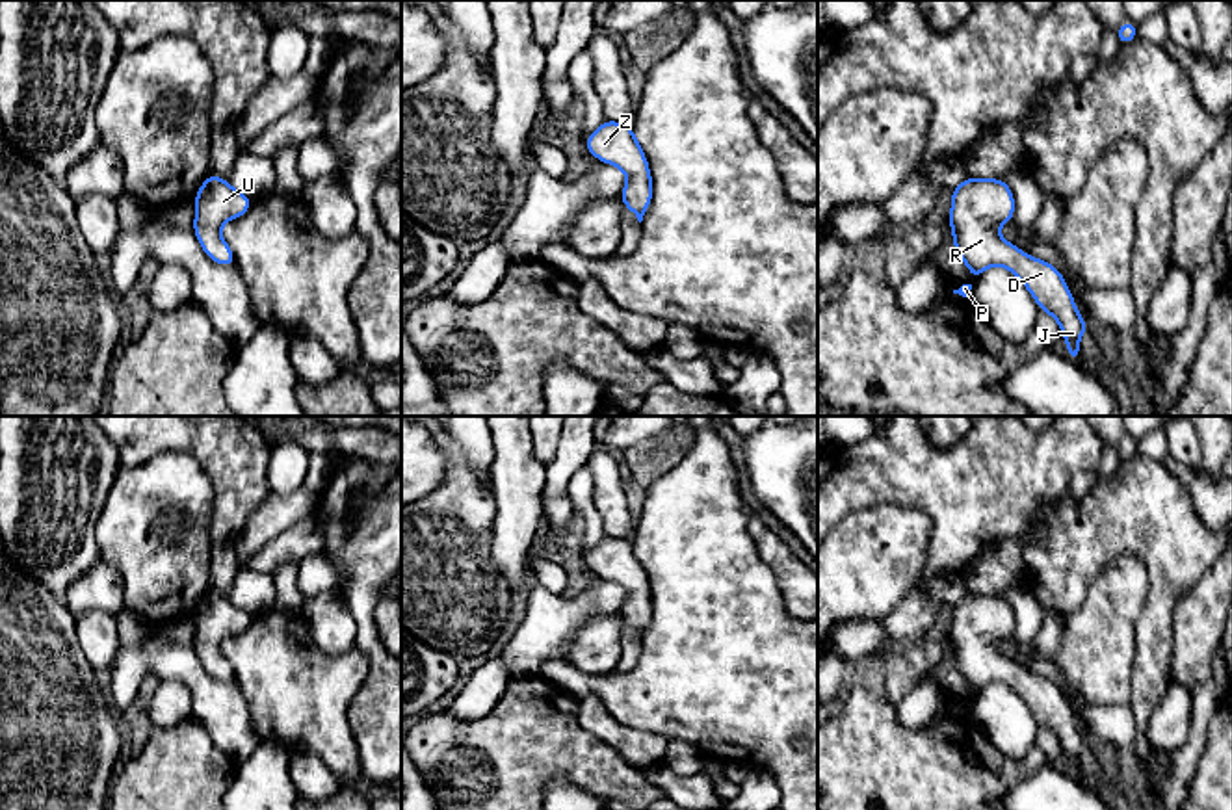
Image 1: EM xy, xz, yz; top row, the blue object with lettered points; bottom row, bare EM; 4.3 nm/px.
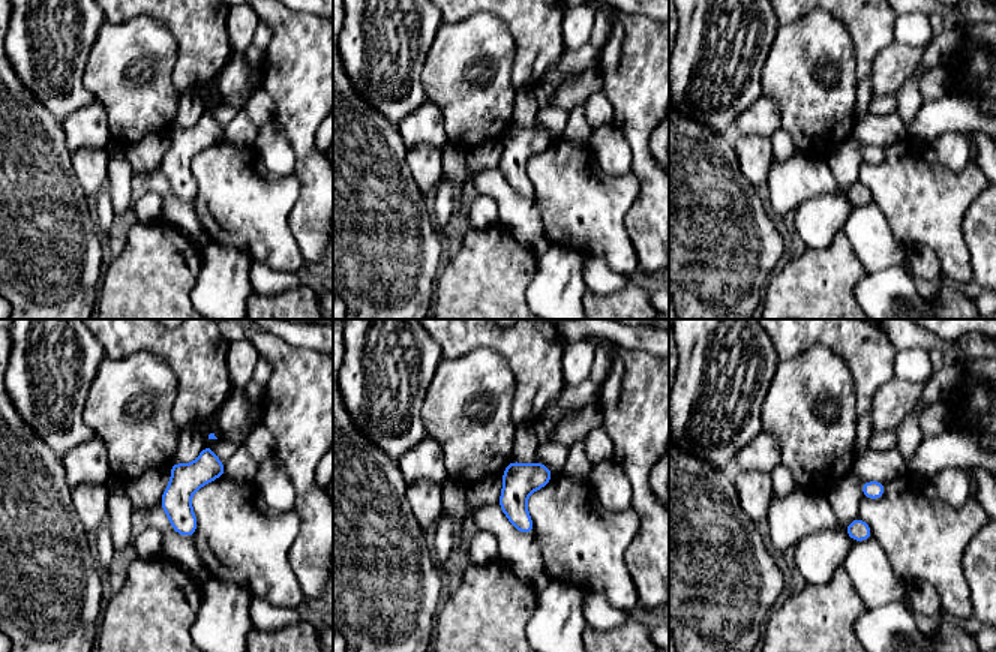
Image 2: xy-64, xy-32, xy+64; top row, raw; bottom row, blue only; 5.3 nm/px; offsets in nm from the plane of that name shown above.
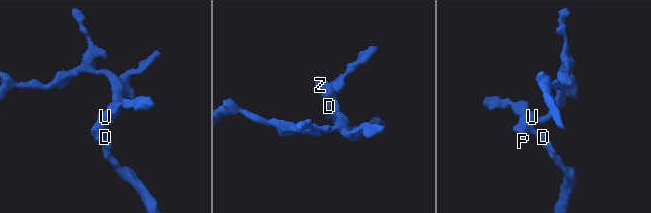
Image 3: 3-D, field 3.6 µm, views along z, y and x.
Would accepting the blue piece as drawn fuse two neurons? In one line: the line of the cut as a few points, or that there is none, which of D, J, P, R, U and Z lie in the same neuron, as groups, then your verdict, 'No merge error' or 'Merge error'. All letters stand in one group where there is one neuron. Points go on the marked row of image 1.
No split. Groups: D J P R U Z. No merge error

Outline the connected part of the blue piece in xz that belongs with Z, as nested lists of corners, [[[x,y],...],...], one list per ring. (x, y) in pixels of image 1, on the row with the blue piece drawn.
[[[606,119],[585,137],[585,147],[602,163],[613,163],[626,173],[628,182],[619,199],[641,223],[652,199],[652,176],[632,126]]]

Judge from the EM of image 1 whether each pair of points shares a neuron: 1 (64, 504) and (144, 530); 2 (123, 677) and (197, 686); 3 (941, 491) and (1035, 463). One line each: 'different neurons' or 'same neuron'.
1: different neurons
2: same neuron
3: same neuron

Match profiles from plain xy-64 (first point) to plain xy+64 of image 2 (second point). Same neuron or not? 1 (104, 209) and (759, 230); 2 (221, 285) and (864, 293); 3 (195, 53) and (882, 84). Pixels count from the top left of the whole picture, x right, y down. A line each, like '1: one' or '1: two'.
1: two
2: one
3: two

